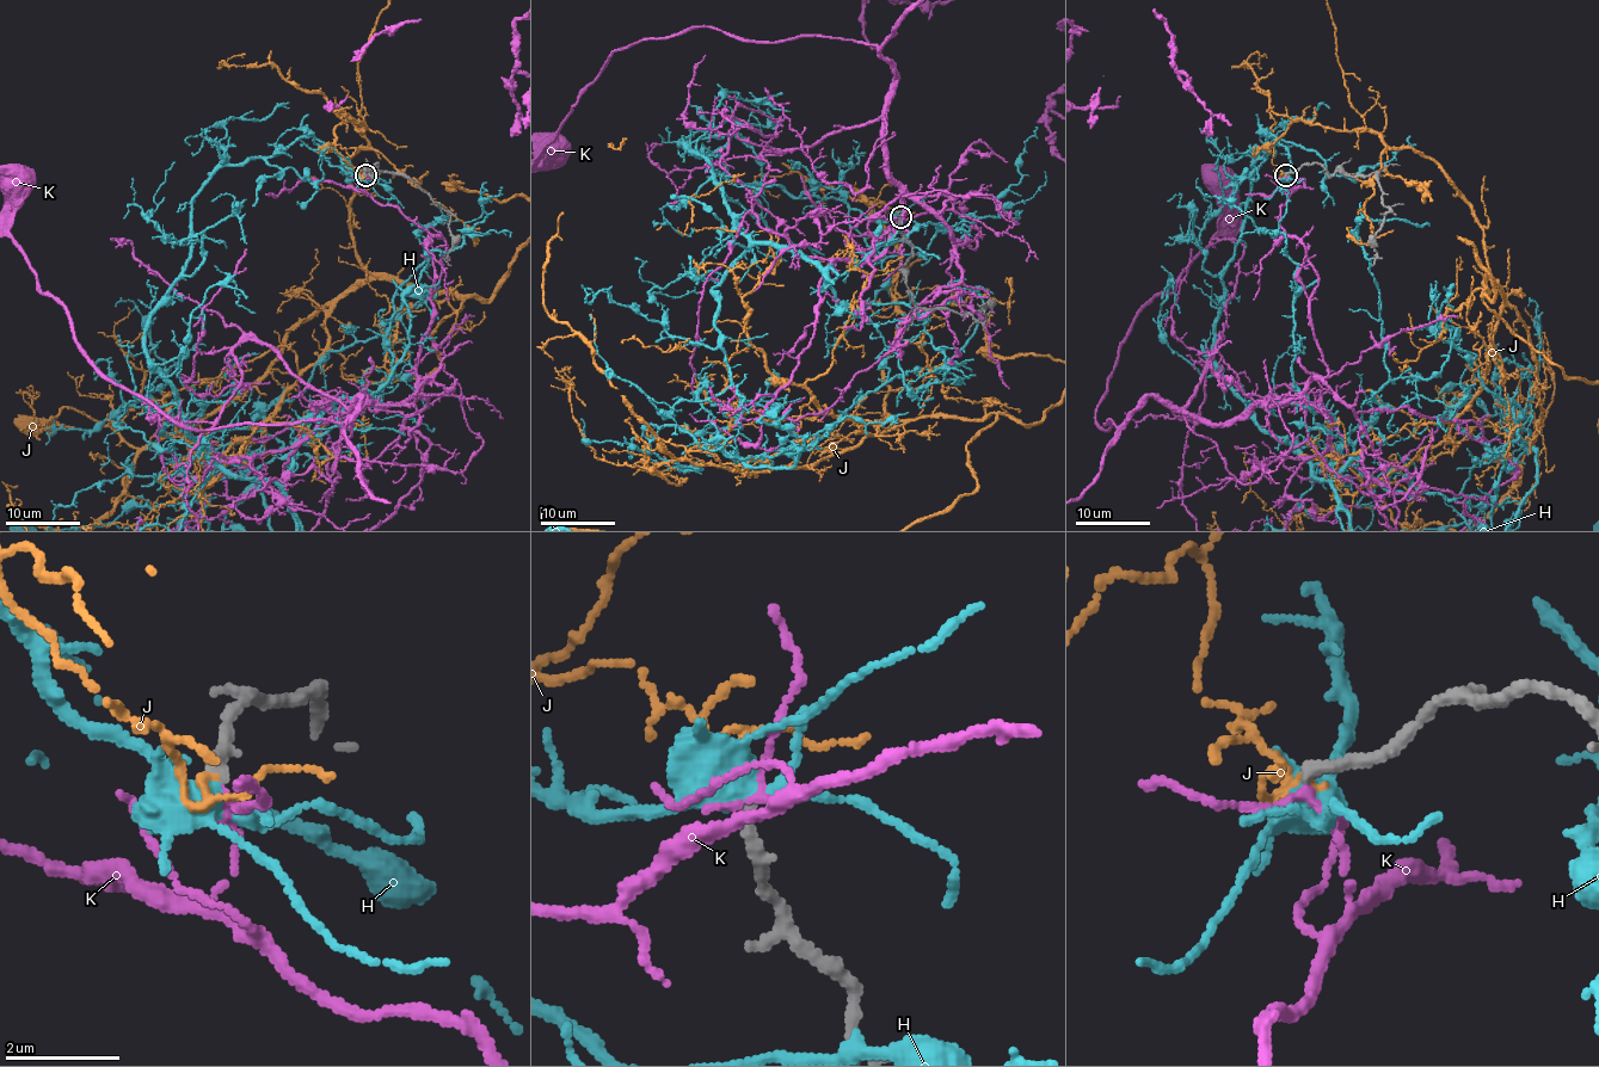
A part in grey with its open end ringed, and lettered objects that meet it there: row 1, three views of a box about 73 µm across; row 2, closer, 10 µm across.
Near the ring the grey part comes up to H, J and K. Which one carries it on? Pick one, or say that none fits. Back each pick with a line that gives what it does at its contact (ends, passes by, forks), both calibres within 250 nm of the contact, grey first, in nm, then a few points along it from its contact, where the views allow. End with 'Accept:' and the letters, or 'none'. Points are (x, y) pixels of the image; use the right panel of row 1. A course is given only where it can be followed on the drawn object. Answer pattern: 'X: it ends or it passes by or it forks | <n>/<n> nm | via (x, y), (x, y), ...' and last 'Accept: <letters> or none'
Accept: none

